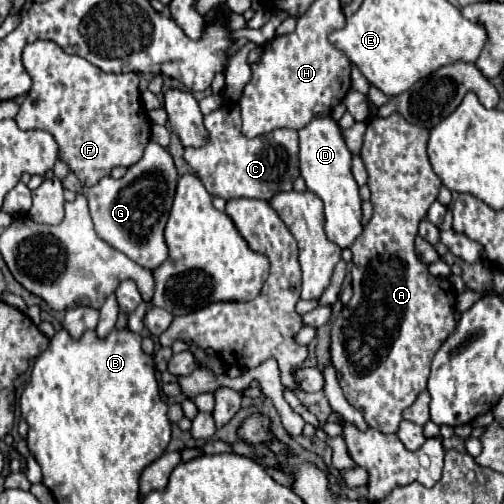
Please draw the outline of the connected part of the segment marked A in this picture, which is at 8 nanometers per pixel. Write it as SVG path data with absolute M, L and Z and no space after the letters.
M392 113L392 117L372 117L364 133L360 157L368 171L368 187L372 191L374 213L364 233L354 241L352 255L354 267L364 275L352 275L354 295L346 305L342 319L334 319L330 331L330 363L336 367L338 383L344 397L354 409L360 409L366 423L382 433L396 433L402 421L402 411L410 407L416 397L426 389L430 375L430 363L440 345L456 329L456 289L448 281L448 289L442 287L442 279L430 275L428 267L416 257L414 237L420 221L426 217L428 207L436 201L442 187L440 177L432 171L426 155L428 131L420 125L412 125Z

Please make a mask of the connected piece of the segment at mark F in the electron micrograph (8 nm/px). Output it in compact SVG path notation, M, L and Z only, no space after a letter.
M34 41L24 47L24 67L32 77L32 89L20 105L16 123L20 129L40 129L50 133L58 143L60 159L80 179L82 185L96 185L102 177L110 175L114 167L130 167L140 161L146 143L150 141L150 119L140 101L136 73L104 73L96 65L78 55L64 53L54 41Z

